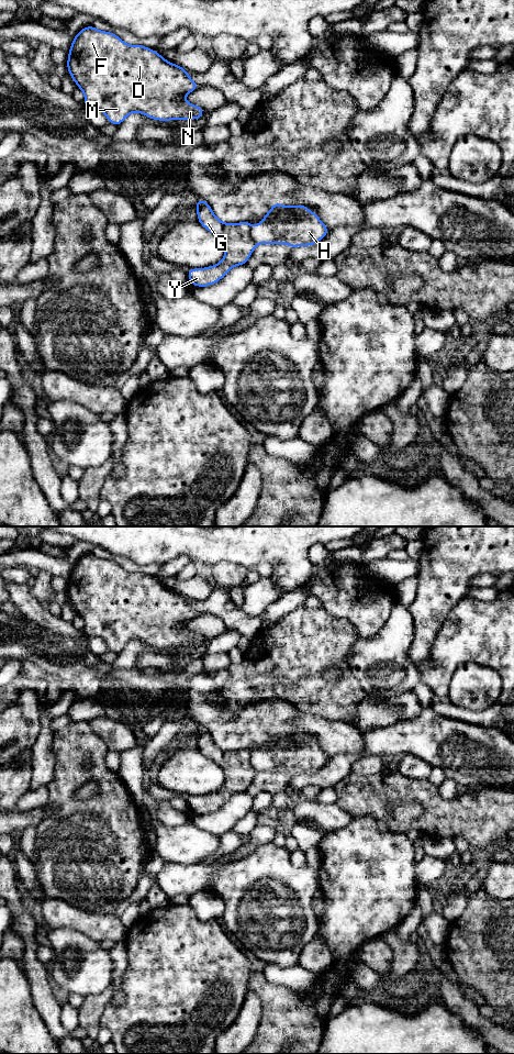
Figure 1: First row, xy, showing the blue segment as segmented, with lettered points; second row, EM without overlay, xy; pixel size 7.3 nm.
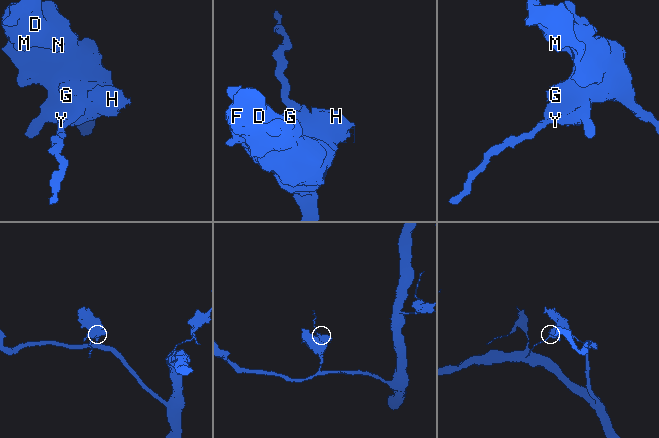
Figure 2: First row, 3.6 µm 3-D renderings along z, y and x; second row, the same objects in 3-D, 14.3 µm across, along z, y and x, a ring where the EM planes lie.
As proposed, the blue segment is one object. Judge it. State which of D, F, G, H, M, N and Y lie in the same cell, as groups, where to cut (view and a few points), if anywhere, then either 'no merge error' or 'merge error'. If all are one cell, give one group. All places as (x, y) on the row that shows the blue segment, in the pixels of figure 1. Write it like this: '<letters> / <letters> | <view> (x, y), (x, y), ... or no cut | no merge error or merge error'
D F G M N Y / H | xy (308, 209), (295, 219), (264, 220) | merge error

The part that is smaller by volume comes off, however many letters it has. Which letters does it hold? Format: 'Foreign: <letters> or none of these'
Foreign: H

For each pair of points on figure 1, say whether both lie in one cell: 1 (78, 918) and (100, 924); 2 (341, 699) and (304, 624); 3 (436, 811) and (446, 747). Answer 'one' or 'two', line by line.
1: one
2: one
3: two

